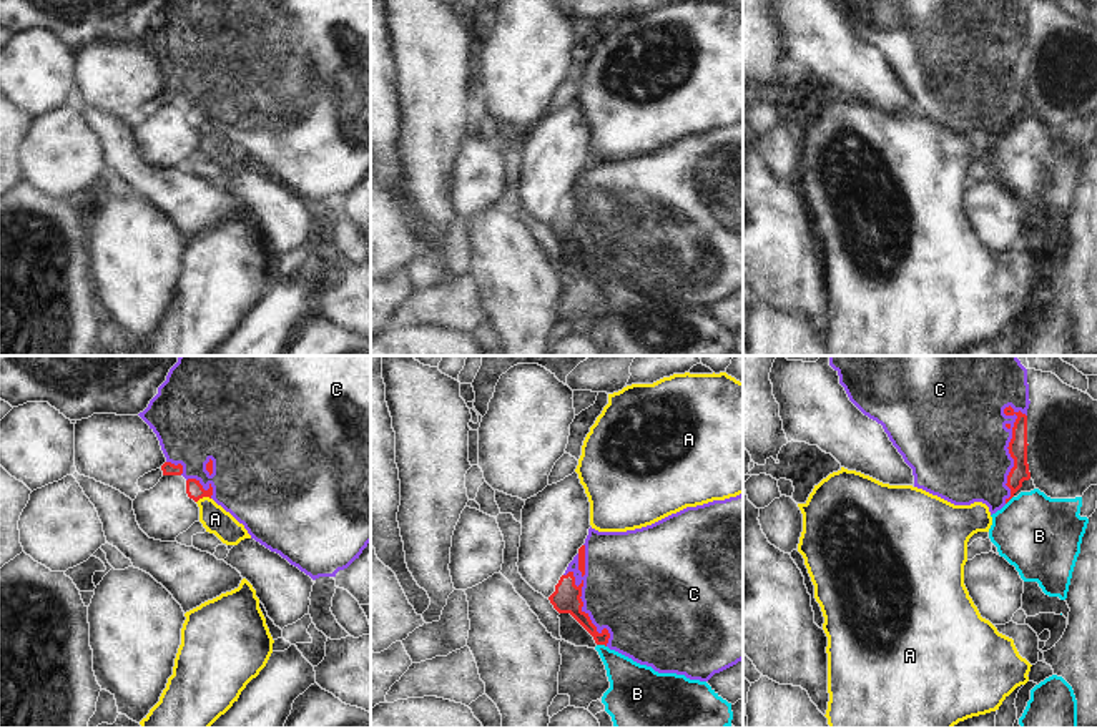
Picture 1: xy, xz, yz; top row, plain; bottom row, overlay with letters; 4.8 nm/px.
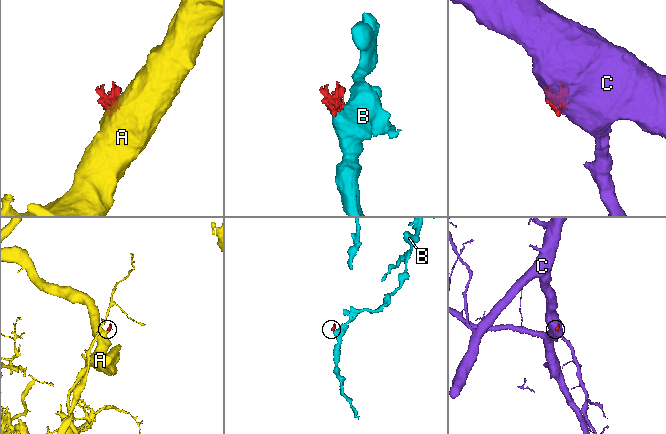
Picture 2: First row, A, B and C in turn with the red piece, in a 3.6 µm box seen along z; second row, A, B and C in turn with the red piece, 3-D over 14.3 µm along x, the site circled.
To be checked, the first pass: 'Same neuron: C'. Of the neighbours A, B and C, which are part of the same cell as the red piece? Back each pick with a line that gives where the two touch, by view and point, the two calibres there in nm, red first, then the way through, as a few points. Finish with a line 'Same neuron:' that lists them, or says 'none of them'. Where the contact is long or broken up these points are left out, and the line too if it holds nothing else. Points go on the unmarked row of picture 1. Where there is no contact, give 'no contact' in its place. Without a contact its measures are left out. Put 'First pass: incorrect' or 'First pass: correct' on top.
First pass: correct
C: meets red in xz at (580, 228); 140 nm thick on the red side, 460 nm on the other
Same neuron: C

